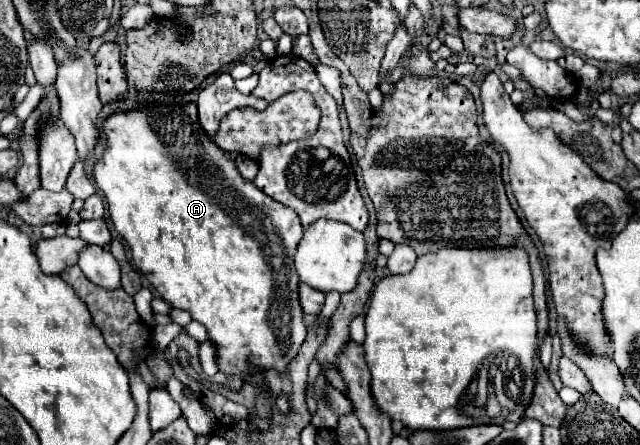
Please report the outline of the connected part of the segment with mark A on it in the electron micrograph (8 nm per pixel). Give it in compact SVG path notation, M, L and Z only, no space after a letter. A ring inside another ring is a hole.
M196 104L174 106L174 108L172 106L140 108L140 110L132 110L132 112L120 112L120 114L110 116L104 122L104 132L106 132L108 146L102 154L102 160L94 168L94 178L96 178L98 188L106 196L114 228L132 248L134 266L148 278L148 282L158 290L158 294L162 296L164 302L168 302L172 308L188 310L192 314L192 320L206 326L208 340L216 346L216 364L226 376L248 378L254 370L276 370L280 374L286 374L288 364L300 352L300 346L306 340L306 332L308 332L308 328L304 324L304 312L300 306L300 298L298 298L300 278L296 274L296 268L292 266L296 246L300 244L300 238L304 236L304 228L300 224L300 218L292 212L292 208L268 198L252 182L246 184L242 180L240 172L236 170L236 164L200 128Z

